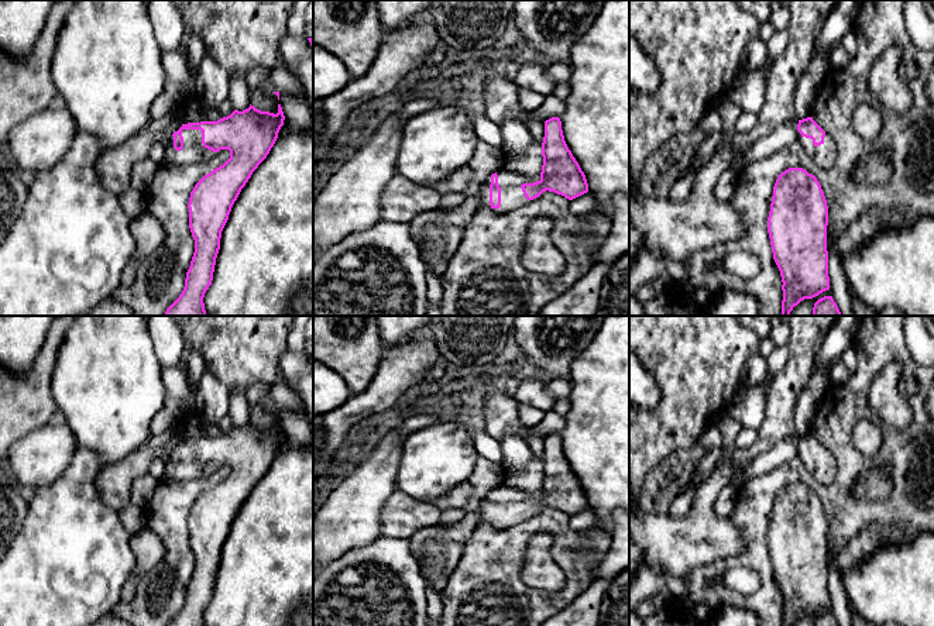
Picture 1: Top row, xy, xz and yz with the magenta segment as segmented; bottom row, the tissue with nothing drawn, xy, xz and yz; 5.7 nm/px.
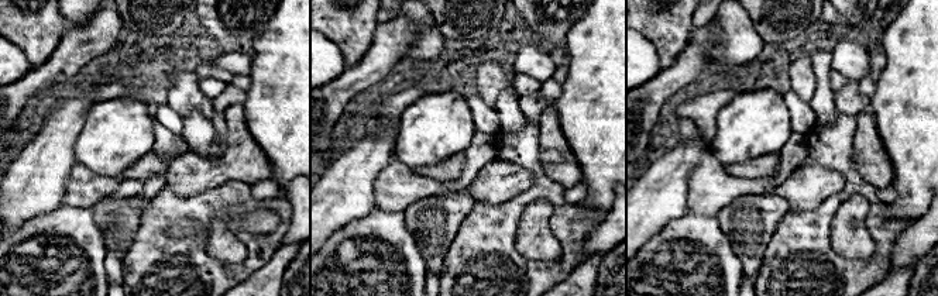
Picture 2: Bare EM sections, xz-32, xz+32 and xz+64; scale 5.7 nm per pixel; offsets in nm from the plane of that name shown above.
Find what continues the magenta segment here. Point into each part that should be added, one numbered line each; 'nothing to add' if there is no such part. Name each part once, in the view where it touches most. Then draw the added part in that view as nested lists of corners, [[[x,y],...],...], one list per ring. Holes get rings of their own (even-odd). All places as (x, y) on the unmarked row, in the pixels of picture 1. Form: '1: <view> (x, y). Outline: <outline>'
1: xy (193, 467). Outline: [[[182,446],[182,453],[183,464],[176,467],[174,464],[174,453],[172,450],[169,451],[168,458],[165,460],[166,467],[161,481],[190,481],[207,478],[216,471],[216,468],[203,462],[200,446]]]

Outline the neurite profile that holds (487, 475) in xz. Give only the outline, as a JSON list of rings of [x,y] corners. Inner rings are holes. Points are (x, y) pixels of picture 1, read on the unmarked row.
[[[477,454],[474,471],[468,479],[474,488],[474,493],[461,509],[442,510],[439,524],[454,524],[467,515],[477,512],[485,495],[502,484],[504,475],[505,470],[501,464],[491,462]]]

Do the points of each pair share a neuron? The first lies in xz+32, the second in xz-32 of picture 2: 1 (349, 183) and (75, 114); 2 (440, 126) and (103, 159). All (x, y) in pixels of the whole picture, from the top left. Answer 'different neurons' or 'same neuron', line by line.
1: same neuron
2: same neuron

